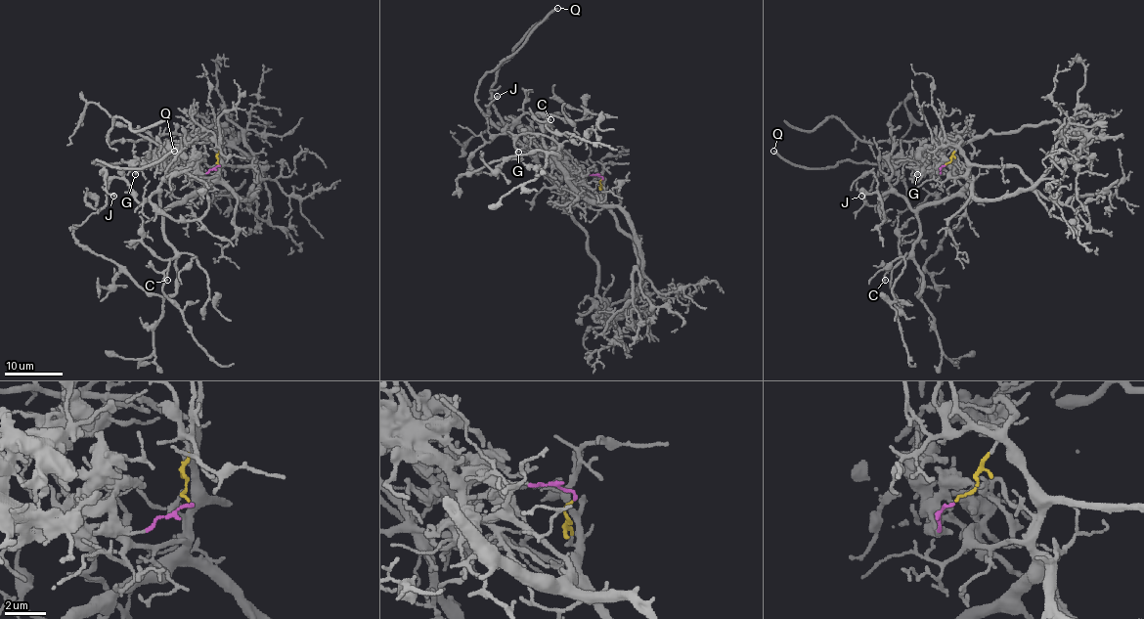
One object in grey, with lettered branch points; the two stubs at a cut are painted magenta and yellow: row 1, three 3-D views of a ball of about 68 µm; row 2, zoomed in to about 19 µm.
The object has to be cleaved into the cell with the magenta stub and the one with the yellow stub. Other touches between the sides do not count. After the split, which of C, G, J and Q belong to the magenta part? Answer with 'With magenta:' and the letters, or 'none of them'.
With magenta: G, J, Q

